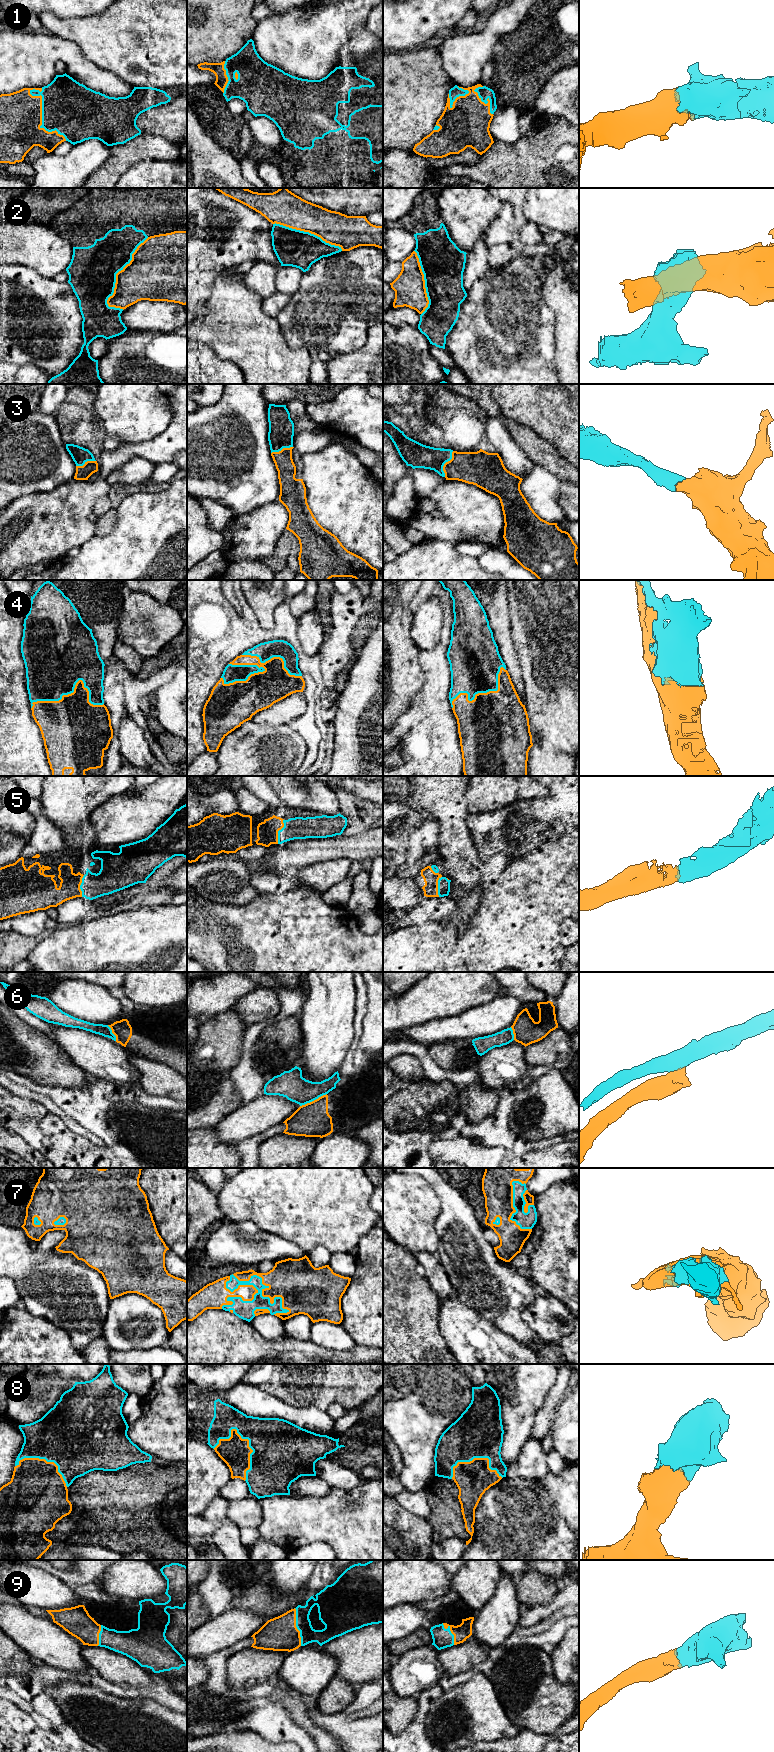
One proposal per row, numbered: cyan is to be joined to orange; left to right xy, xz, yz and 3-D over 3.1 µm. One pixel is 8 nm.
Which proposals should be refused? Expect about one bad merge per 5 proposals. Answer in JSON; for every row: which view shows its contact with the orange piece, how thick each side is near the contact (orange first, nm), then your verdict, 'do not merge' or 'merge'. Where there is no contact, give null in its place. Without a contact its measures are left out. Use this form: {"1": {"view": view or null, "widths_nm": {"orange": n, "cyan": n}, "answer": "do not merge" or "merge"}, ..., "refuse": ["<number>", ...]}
{"1": {"view": "xy", "widths_nm": {"orange": 340, "cyan": 420}, "answer": "merge"}, "2": {"view": "xy", "widths_nm": {"orange": 380, "cyan": 380}, "answer": "do not merge"}, "3": {"view": "yz", "widths_nm": {"orange": 260, "cyan": 200}, "answer": "merge"}, "4": {"view": "xy", "widths_nm": {"orange": 420, "cyan": 440}, "answer": "merge"}, "5": {"view": "xz", "widths_nm": {"orange": 180, "cyan": 180}, "answer": "merge"}, "6": {"view": "xz", "widths_nm": {"orange": 280, "cyan": 220}, "answer": "do not merge"}, "7": {"view": "xz", "widths_nm": {"orange": 320, "cyan": 140}, "answer": "merge"}, "8": {"view": "xz", "widths_nm": {"orange": 240, "cyan": 480}, "answer": "merge"}, "9": {"view": "xz", "widths_nm": {"orange": 280, "cyan": 130}, "answer": "merge"}, "refuse": ["2", "6"]}

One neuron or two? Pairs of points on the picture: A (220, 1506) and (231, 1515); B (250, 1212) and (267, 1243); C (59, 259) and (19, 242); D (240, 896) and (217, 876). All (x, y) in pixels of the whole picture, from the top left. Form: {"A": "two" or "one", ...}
{"A": "one", "B": "two", "C": "one", "D": "one"}

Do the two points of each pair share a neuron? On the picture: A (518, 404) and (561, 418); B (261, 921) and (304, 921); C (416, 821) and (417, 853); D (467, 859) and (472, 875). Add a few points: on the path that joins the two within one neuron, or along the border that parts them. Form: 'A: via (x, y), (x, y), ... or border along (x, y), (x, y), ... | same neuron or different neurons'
A: via (529, 404), (547, 404), (550, 407) | same neuron
B: via (272, 922), (293, 921) | same neuron
C: border along (426, 816), (424, 821), (411, 832), (405, 848) | different neurons
D: via (467, 863), (468, 871) | same neuron

